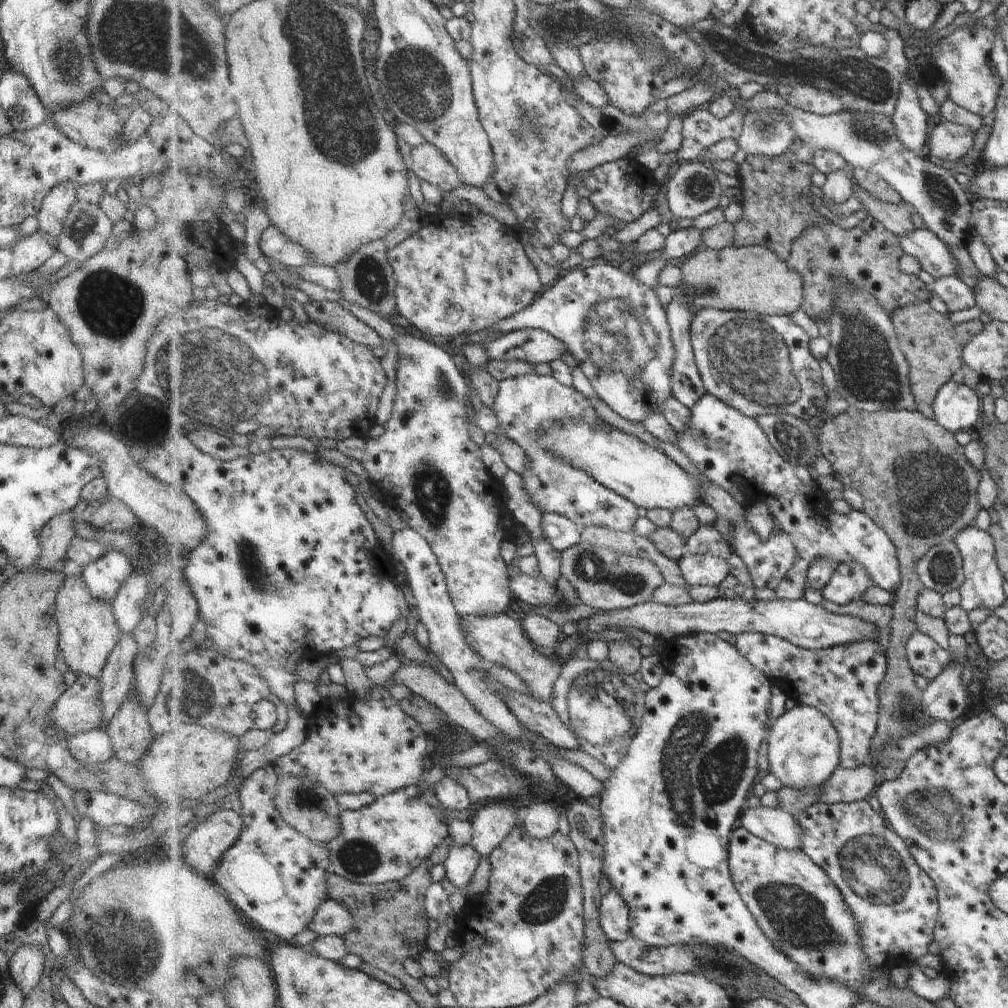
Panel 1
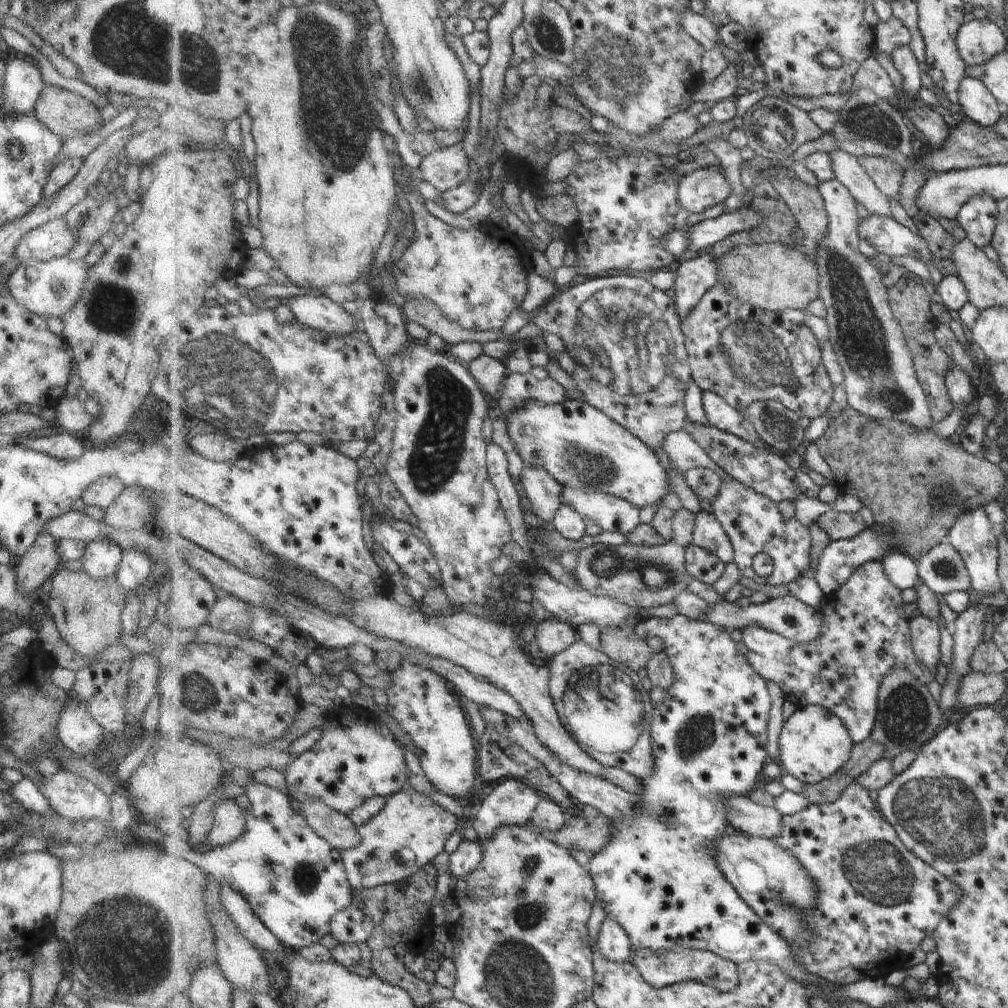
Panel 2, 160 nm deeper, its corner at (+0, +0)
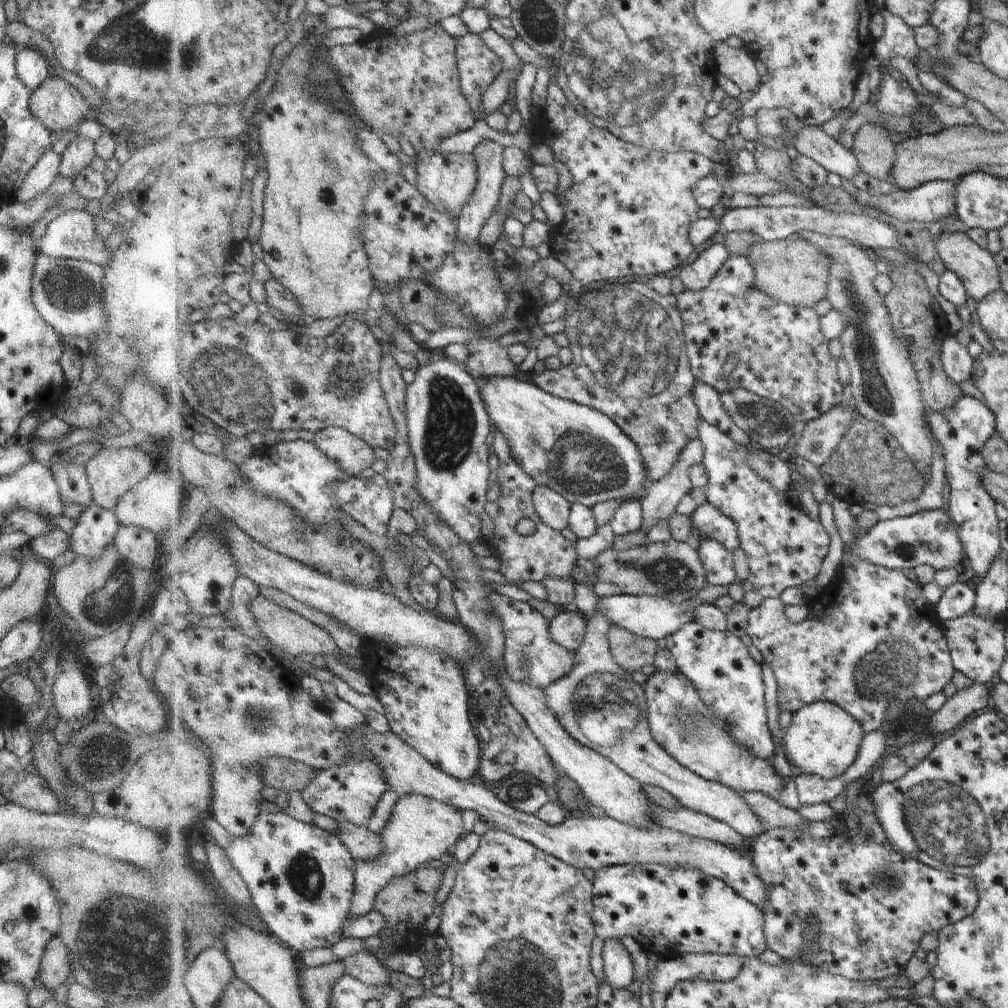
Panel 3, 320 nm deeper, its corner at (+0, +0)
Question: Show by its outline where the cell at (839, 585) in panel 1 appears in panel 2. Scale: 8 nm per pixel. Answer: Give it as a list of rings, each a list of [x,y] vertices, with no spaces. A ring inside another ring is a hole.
[[[867,562],[853,572],[846,584],[843,584],[836,592],[824,596],[823,616],[826,627],[819,640],[809,644],[797,644],[781,634],[761,628],[760,625],[749,626],[742,630],[742,642],[748,650],[747,658],[757,673],[767,682],[774,682],[781,691],[789,698],[799,699],[799,703],[817,704],[835,713],[852,734],[854,744],[861,744],[872,736],[877,716],[879,715],[878,700],[880,699],[880,687],[895,668],[911,670],[923,682],[929,684],[935,680],[935,672],[927,670],[925,664],[917,658],[913,650],[912,630],[910,620],[905,618],[905,602],[901,598],[902,590],[897,588],[889,580],[881,562]]]

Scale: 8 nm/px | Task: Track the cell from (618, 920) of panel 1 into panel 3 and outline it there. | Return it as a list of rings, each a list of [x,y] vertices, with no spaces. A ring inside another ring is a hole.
[[[609,939],[602,948],[605,980],[613,989],[626,989],[635,980],[633,959],[620,939]]]

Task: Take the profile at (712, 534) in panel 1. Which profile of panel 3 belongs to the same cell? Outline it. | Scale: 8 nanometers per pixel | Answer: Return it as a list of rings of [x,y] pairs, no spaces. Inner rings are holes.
[[[705,502],[692,514],[692,522],[713,541],[720,542],[728,551],[741,547],[739,531],[735,521],[713,503]]]

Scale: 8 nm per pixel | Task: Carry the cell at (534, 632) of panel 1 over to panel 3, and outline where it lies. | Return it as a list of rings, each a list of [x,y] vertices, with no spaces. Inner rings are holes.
[[[564,609],[550,620],[553,638],[561,647],[577,652],[586,639],[588,621],[579,610]]]

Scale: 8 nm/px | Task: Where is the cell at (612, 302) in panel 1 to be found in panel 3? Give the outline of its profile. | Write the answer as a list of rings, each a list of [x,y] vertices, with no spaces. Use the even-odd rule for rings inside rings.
[[[624,283],[619,286],[612,284],[598,293],[585,292],[578,296],[577,305],[567,317],[563,332],[574,354],[573,362],[557,370],[546,368],[541,373],[532,373],[530,381],[549,394],[577,401],[610,416],[643,453],[649,483],[655,484],[669,476],[686,444],[699,439],[698,428],[702,420],[694,396],[697,380],[686,352],[687,341],[678,298],[672,293],[663,296],[642,283]],[[625,350],[632,350],[637,355],[635,360],[633,356],[629,360],[629,354],[625,354]]]

